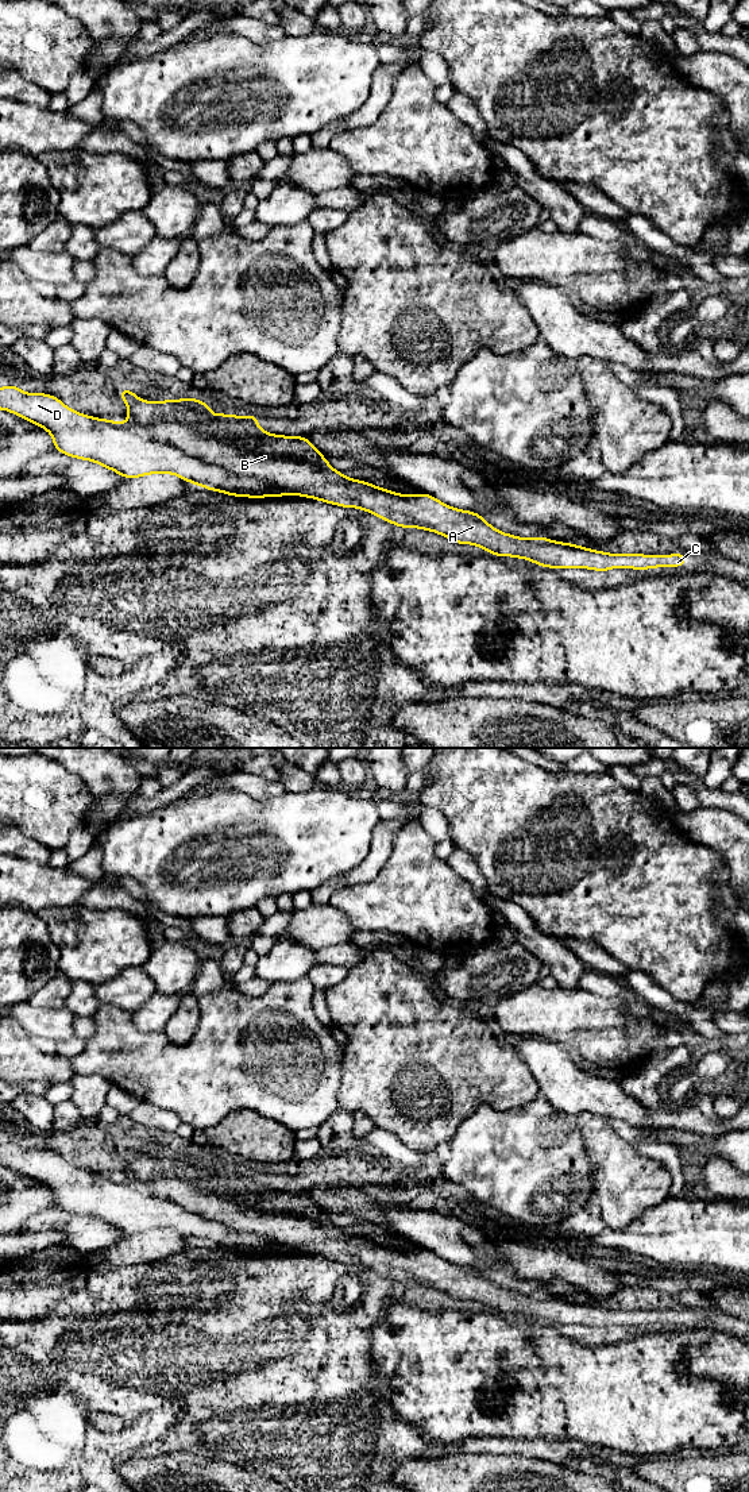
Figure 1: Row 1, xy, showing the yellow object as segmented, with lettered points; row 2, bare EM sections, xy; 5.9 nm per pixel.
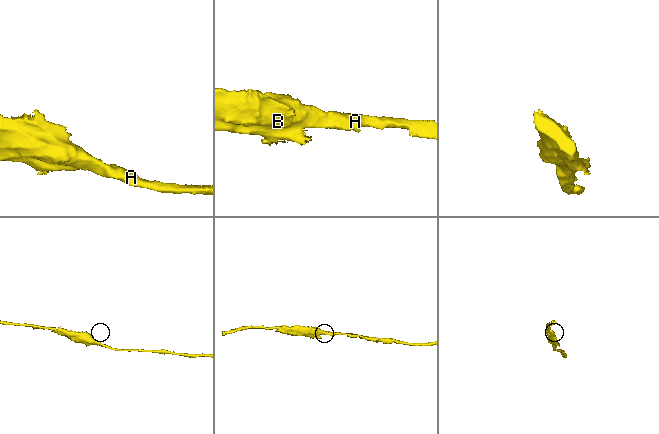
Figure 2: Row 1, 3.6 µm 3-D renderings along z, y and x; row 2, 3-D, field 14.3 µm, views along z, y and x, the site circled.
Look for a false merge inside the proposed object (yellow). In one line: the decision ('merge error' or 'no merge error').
merge error

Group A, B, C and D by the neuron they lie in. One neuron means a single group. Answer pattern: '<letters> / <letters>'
A B C / D

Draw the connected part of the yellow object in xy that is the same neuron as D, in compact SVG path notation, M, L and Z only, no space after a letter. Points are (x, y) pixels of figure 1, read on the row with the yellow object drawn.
M5 385L0 389L0 409L45 428L58 452L92 460L128 479L174 474L227 496L254 500L283 496L270 482L236 475L116 421L76 412L47 393L24 393L13 385Z

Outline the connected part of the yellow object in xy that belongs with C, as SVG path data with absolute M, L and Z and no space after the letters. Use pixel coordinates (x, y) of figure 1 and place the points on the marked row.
M130 388L119 390L119 396L128 405L128 420L126 424L116 421L117 424L126 425L157 442L174 446L192 456L236 475L270 482L283 496L302 496L343 508L359 508L395 527L431 531L445 536L453 543L472 544L495 556L521 558L540 567L580 567L595 571L609 571L622 567L642 571L661 566L682 567L688 562L687 555L682 552L669 554L668 556L607 554L572 543L553 541L543 536L524 539L503 533L484 521L482 514L452 508L431 494L404 496L378 487L370 482L350 479L343 473L332 469L329 462L308 437L265 432L258 425L258 417L254 415L233 416L220 413L213 416L212 408L204 400L186 397L184 400L167 398L162 402L152 402L135 396Z

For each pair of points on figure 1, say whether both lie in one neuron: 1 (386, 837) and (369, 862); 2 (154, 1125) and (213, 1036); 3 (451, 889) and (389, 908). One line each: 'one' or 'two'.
1: one
2: two
3: one

